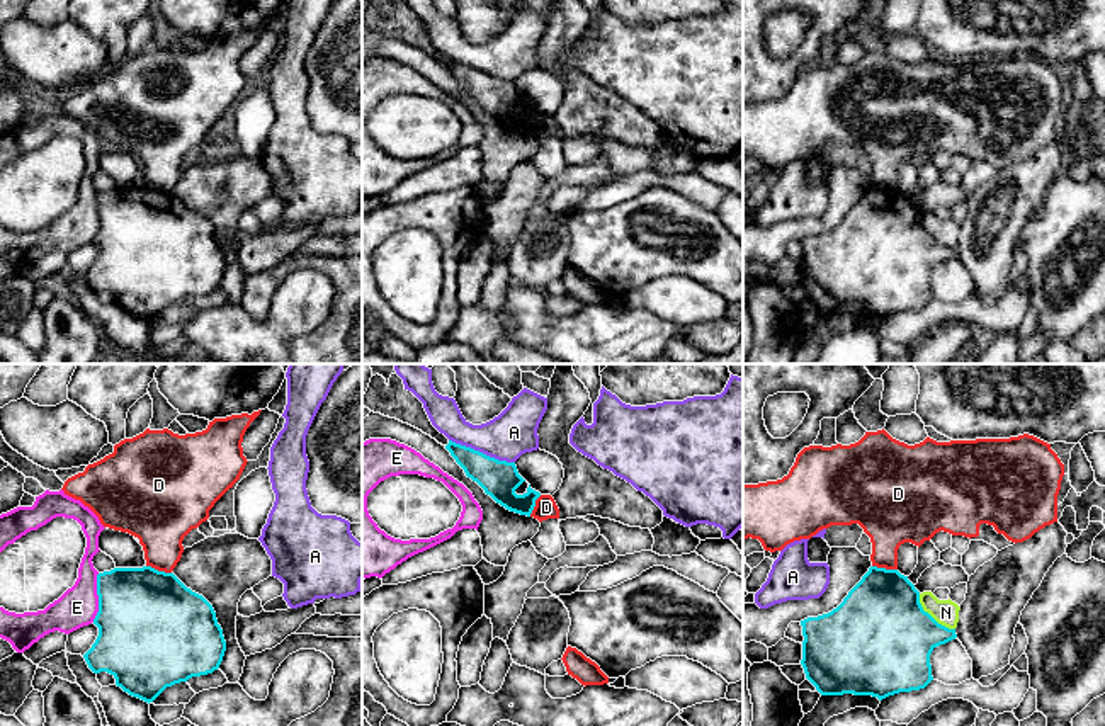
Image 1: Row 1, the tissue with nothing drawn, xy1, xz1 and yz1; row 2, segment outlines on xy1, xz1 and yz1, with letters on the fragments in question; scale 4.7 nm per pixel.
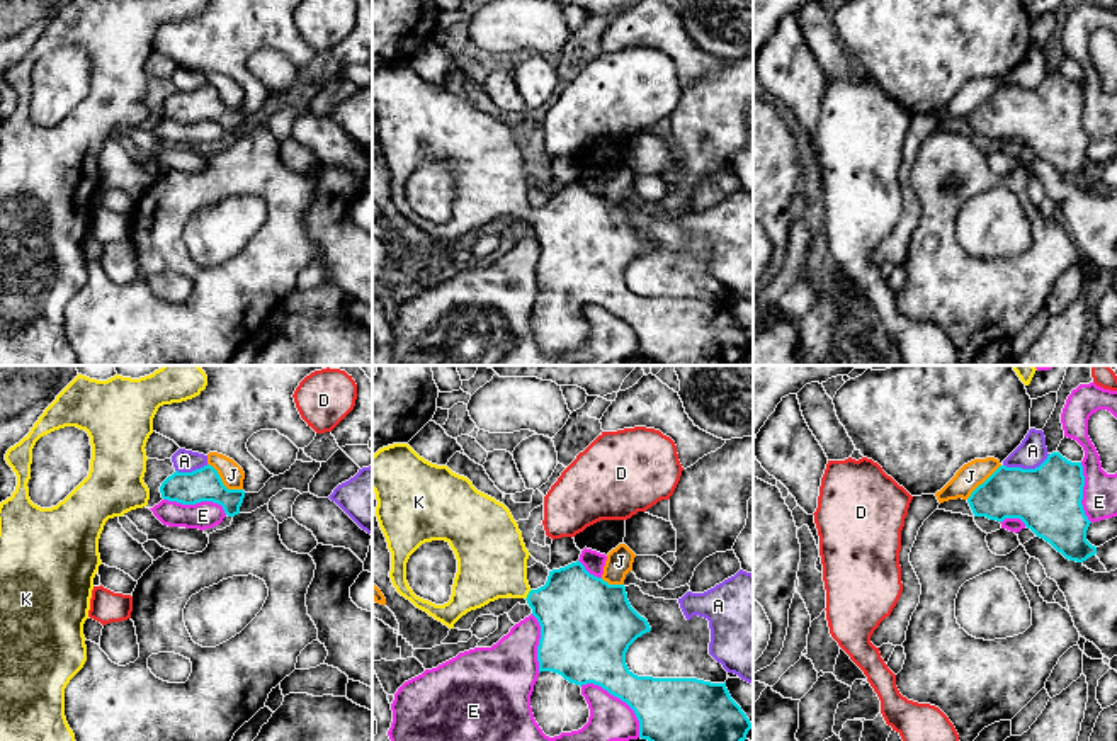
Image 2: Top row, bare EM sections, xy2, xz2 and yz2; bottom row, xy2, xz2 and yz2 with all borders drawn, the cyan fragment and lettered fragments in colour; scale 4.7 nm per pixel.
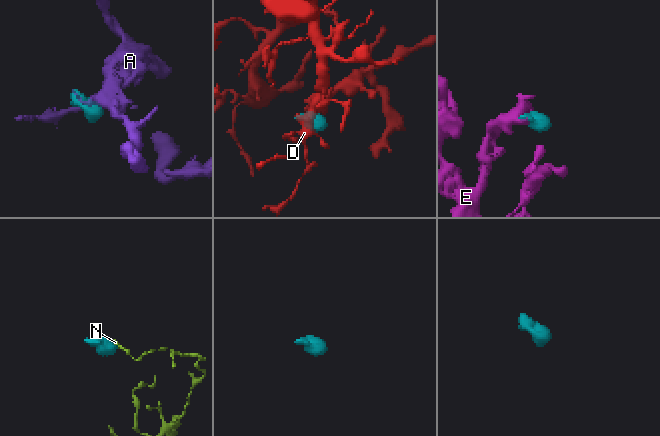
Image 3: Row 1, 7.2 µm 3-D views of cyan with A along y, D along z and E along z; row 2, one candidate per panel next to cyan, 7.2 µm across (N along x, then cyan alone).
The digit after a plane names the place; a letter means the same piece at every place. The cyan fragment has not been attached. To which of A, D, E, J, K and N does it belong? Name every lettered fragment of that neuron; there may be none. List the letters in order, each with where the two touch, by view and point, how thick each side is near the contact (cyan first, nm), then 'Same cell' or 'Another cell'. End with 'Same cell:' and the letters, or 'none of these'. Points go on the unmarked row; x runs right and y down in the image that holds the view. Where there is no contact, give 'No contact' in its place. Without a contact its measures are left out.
A: Touches cyan at xz1 (481, 72). Thickness 180 nm (cyan) against 220 nm. Another cell
D: Touches cyan at xy1 (157, 189). Thickness 480 nm (cyan) against 300 nm. Another cell
E: Touches cyan at xz2 (619, 316). Thickness 320 nm (cyan) against 200 nm. Another cell
J: Touches cyan at xy2 (221, 102). Thickness 160 nm (cyan) against 110 nm. Another cell
K: Touches cyan at xz2 (527, 214). Thickness 380 nm (cyan) against 340 nm. Same cell
N: Touches cyan at yz1 (930, 235). Thickness 480 nm (cyan) against 120 nm. Another cell
Same cell: K

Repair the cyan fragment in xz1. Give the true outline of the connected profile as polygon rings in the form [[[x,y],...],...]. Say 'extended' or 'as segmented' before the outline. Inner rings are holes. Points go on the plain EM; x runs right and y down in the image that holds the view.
as segmented; [[[449,60],[445,68],[464,88],[466,95],[476,100],[486,114],[510,131],[530,136],[539,111],[530,104],[524,114],[517,114],[515,109],[525,100],[515,82],[498,80],[471,66]]]

